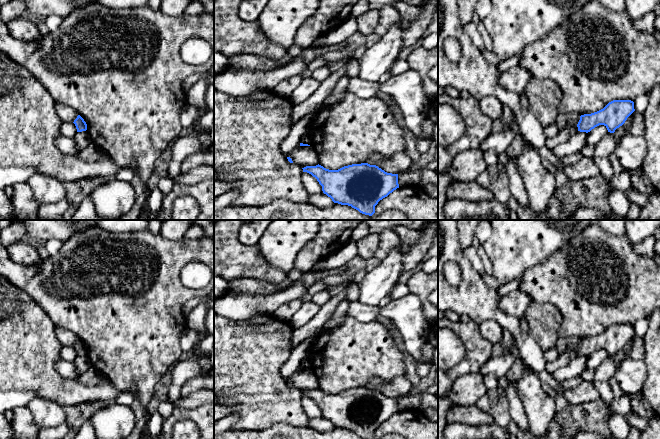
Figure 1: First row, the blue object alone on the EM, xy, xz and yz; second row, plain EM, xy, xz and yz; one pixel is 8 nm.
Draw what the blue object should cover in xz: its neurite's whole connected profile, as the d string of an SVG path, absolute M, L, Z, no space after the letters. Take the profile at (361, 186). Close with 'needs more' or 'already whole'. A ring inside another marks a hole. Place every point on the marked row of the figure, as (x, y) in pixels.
M368 163L352 164L338 170L329 170L319 164L302 169L317 179L323 193L334 203L351 206L369 216L375 213L380 200L399 188L398 174L387 173Z; already whole

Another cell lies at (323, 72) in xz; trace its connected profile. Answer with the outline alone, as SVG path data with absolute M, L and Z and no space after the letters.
M328 65L321 66L312 72L312 78L314 78L320 83L323 82L325 79L327 79L330 75L331 71Z

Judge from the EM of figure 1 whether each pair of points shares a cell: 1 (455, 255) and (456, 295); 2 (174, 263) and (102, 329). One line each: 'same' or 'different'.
1: same
2: same

